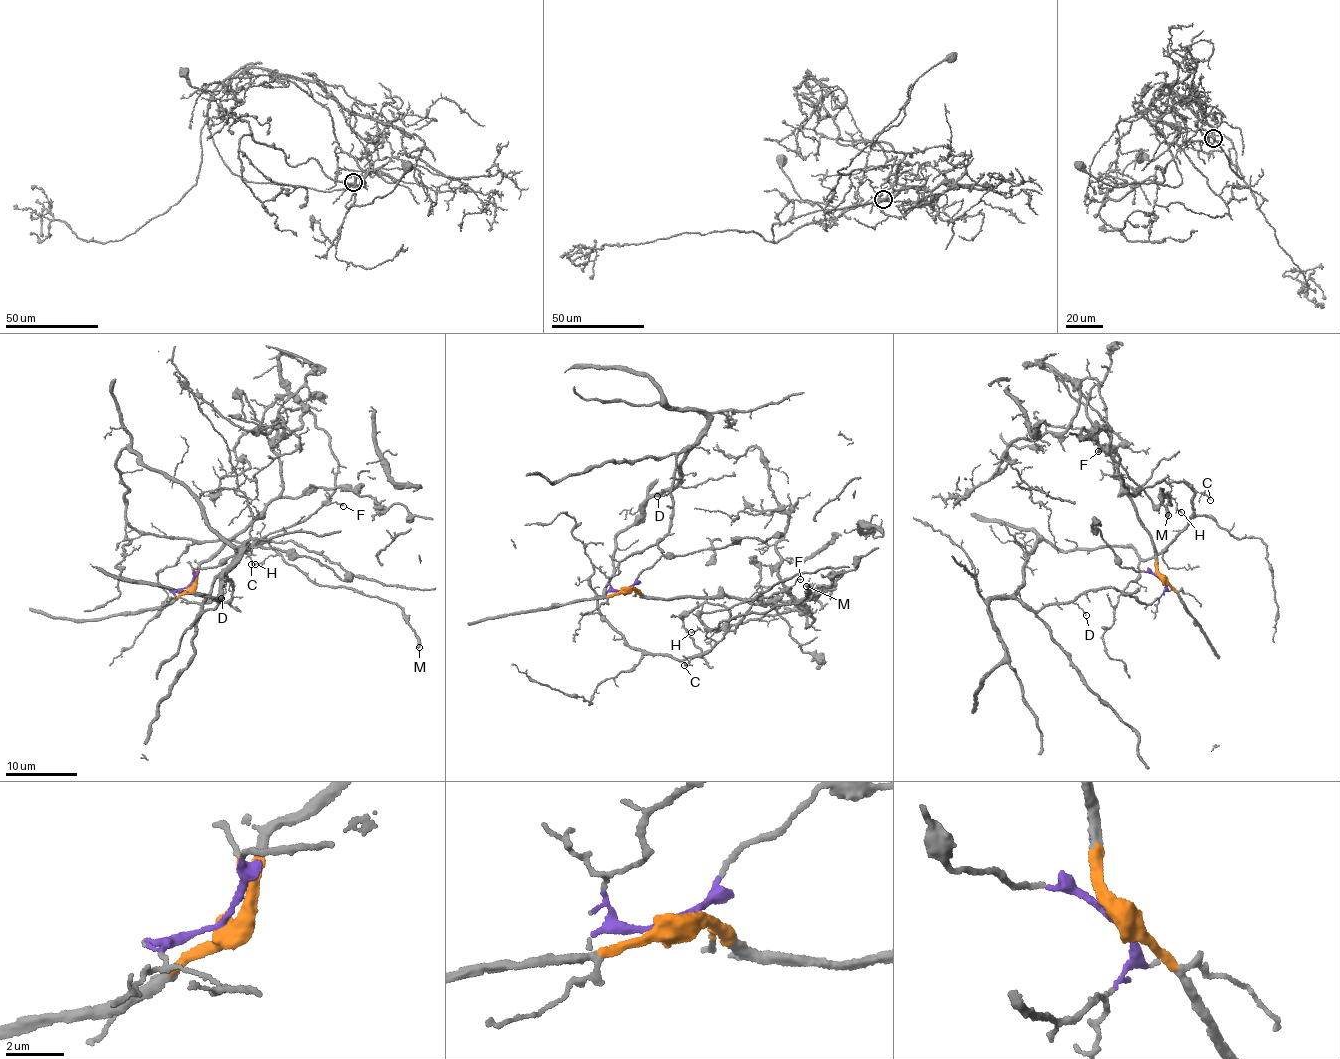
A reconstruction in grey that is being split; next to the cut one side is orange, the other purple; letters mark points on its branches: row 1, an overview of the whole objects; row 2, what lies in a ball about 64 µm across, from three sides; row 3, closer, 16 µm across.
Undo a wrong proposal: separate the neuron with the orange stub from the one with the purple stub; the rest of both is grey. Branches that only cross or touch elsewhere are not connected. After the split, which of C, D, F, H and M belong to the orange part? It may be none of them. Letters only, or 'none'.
F, H, M

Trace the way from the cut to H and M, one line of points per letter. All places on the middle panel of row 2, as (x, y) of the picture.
H: (625, 589), (648, 597), (793, 601), (786, 593), (774, 594), (702, 614), (701, 620), (713, 629), (690, 632)
M: (625, 589), (648, 597), (793, 601), (782, 592), (700, 617), (713, 629), (737, 615), (798, 603), (807, 586)

